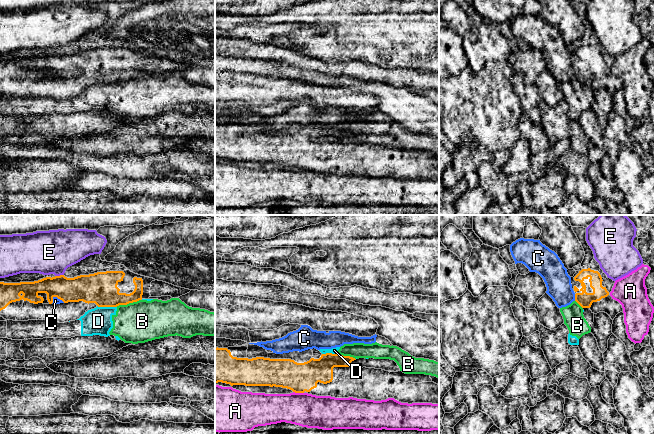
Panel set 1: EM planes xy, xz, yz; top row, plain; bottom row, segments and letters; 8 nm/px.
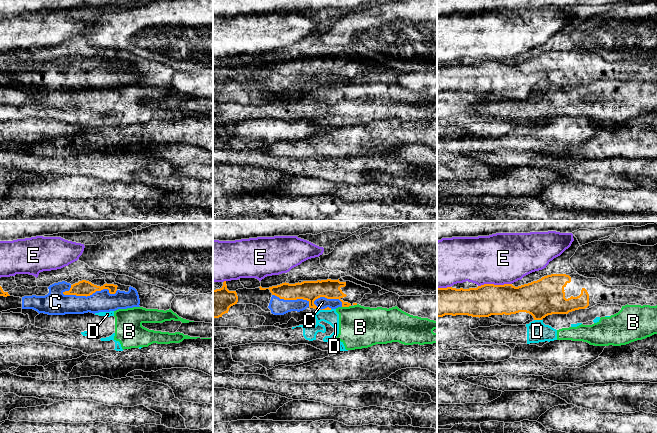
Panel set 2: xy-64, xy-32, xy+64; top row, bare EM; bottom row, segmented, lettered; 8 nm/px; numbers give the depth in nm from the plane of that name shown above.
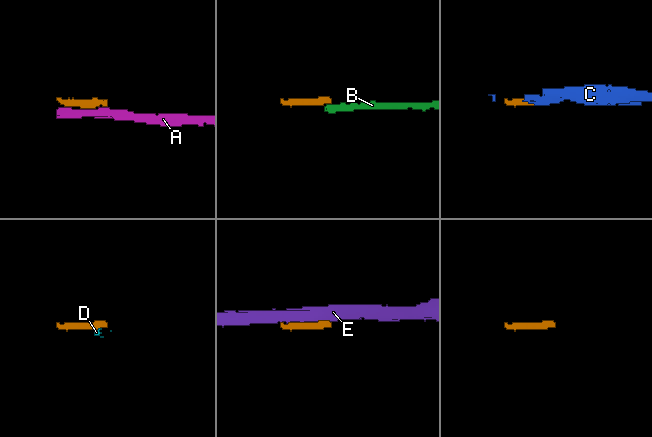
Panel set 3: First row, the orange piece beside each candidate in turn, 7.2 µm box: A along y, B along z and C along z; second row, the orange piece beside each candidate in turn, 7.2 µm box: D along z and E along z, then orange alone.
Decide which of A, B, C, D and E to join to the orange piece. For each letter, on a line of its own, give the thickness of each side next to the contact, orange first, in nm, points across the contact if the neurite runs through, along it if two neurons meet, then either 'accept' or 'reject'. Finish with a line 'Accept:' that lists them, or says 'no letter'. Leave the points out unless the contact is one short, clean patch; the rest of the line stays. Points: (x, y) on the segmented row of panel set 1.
A: calibres 240 and 260 nm; reject
B: calibres 260 and 340 nm; border xy (141, 299), (116, 306); reject
C: calibres 120 and 200 nm; reject
D: calibres 260 and 220 nm; border xy (97, 305), (116, 307); reject
E: calibres 220 and 360 nm; reject
Accept: no letter

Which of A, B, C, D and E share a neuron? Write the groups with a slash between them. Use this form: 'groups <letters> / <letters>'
groups A / B D / C / E

